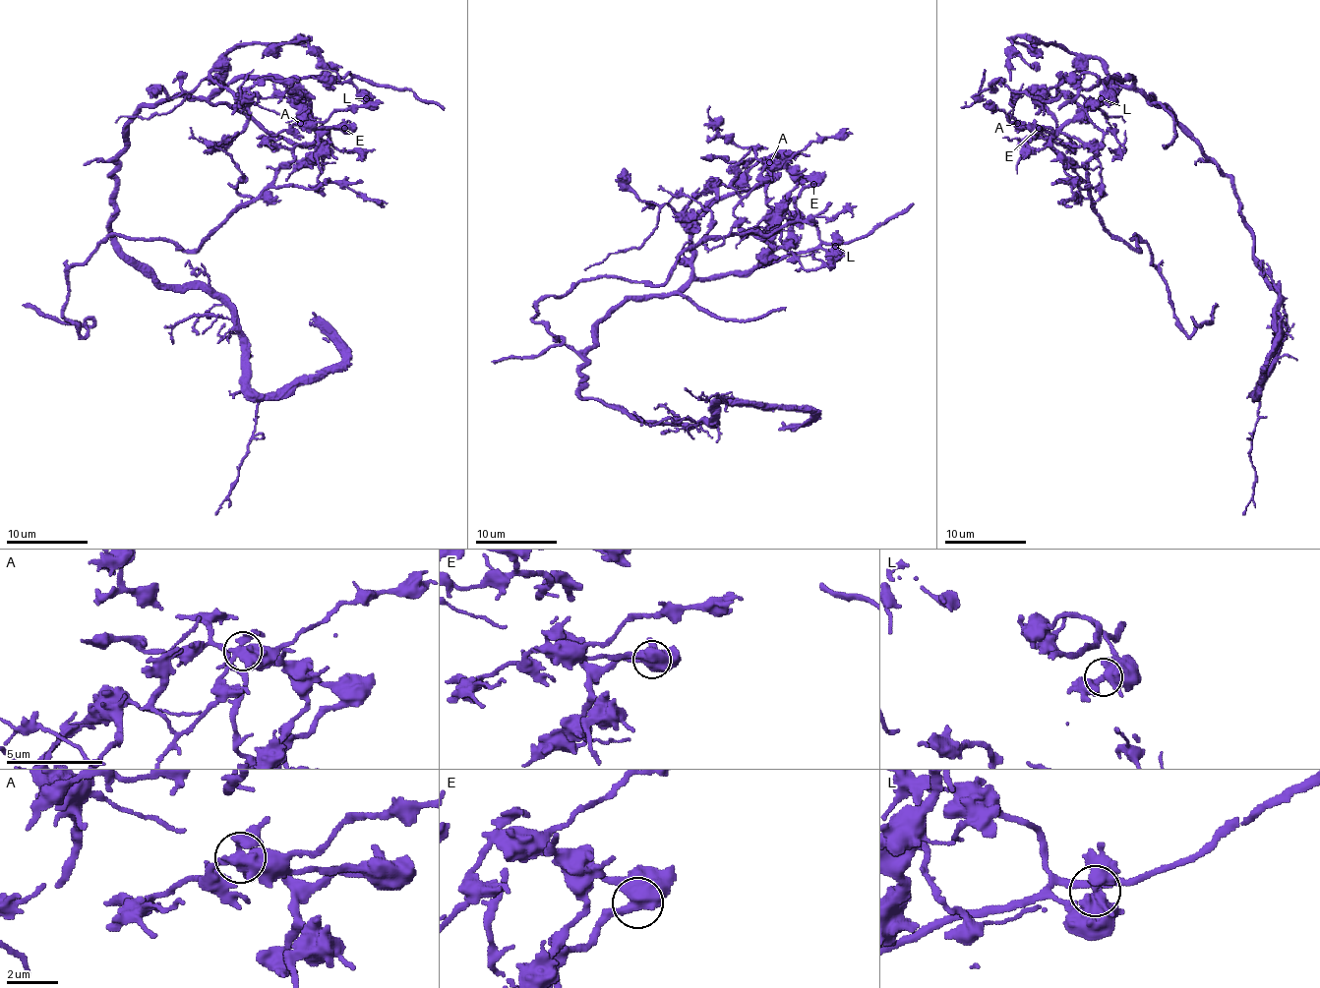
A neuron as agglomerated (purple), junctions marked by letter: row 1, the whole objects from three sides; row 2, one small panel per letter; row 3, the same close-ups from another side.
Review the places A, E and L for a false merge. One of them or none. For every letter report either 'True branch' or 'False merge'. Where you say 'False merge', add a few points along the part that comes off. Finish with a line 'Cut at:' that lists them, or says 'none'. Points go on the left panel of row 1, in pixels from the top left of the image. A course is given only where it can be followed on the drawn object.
A: False merge. Course of the part to remove: (301, 124), (264, 142), (290, 162), (195, 251), (110, 234), (76, 262), (64, 316), (84, 336), (23, 304)
E: True branch
L: True branch
Cut at: A

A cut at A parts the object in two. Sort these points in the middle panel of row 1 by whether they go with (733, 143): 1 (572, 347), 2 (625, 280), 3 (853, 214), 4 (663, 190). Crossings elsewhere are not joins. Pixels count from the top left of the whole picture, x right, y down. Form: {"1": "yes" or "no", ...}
{"1": "no", "2": "yes", "3": "yes", "4": "yes"}

